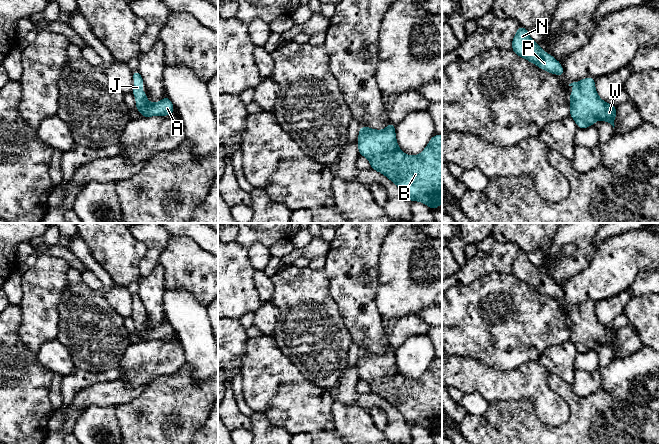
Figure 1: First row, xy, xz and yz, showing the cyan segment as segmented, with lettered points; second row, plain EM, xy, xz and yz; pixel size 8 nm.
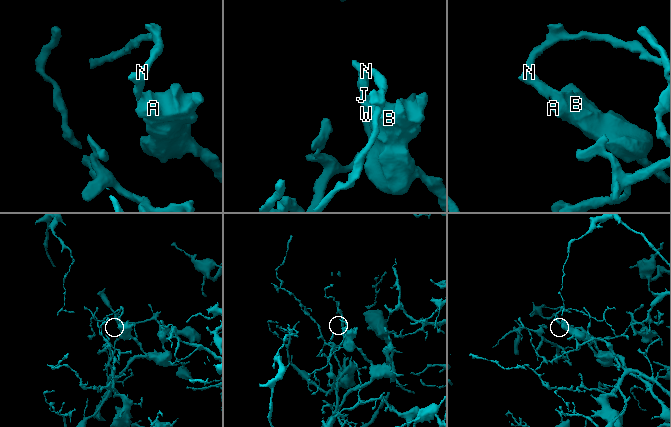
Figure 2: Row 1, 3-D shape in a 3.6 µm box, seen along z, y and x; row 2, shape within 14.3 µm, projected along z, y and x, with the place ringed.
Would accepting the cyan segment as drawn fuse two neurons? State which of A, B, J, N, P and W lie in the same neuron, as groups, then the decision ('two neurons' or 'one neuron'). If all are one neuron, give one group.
groups A B J N P W; one neuron

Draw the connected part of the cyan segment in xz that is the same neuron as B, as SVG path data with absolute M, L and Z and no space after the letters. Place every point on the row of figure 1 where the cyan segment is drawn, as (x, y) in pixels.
M389 123L382 131L362 125L357 144L359 155L369 160L371 169L384 174L395 183L408 202L422 202L432 211L442 204L442 136L435 134L419 155L409 156L397 144L395 124Z

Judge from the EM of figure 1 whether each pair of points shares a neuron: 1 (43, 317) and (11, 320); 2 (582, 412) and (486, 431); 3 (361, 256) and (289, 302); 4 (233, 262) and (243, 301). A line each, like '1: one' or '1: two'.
1: two
2: one
3: two
4: one

